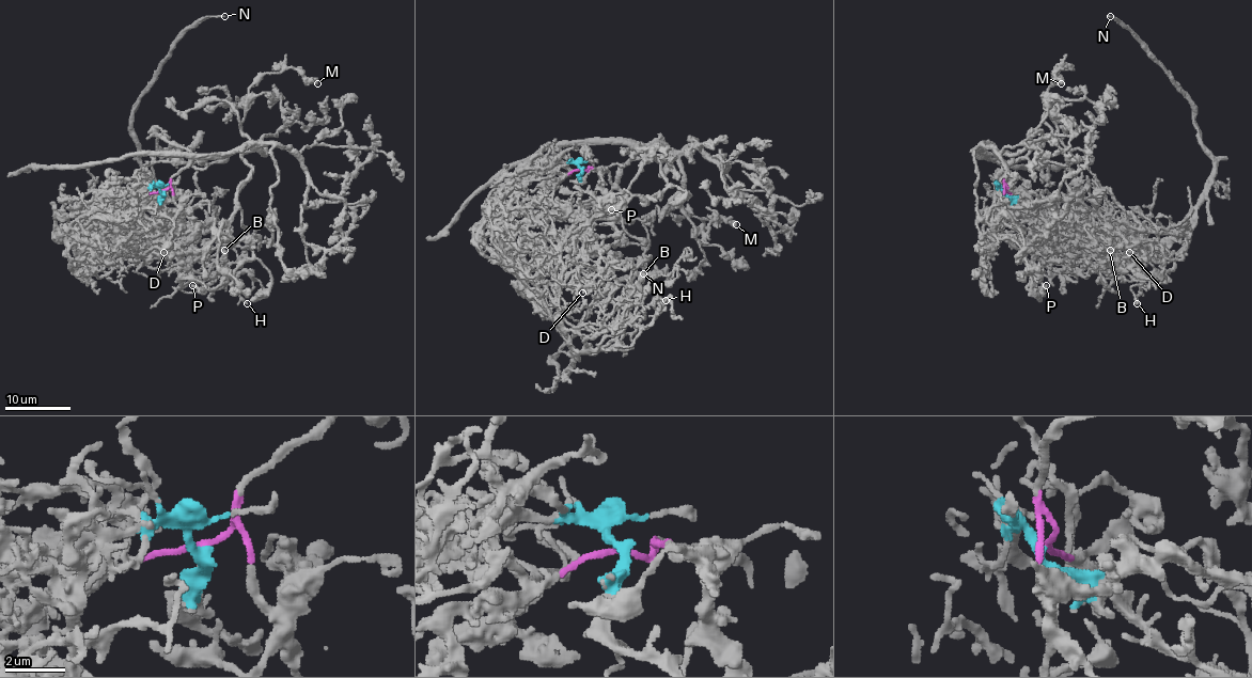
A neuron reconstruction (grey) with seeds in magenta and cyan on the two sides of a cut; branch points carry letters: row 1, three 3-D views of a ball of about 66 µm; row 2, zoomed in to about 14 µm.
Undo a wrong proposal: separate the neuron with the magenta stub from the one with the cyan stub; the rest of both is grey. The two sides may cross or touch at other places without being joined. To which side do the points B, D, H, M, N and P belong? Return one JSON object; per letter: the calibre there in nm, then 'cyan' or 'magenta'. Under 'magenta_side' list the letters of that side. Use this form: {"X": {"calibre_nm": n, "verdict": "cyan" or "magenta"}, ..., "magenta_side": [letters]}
{"B": {"calibre_nm": 320, "verdict": "cyan"}, "D": {"calibre_nm": 260, "verdict": "cyan"}, "H": {"calibre_nm": 120, "verdict": "cyan"}, "M": {"calibre_nm": 550, "verdict": "magenta"}, "N": {"calibre_nm": 200, "verdict": "cyan"}, "P": {"calibre_nm": 320, "verdict": "magenta"}, "magenta_side": ["M", "P"]}

